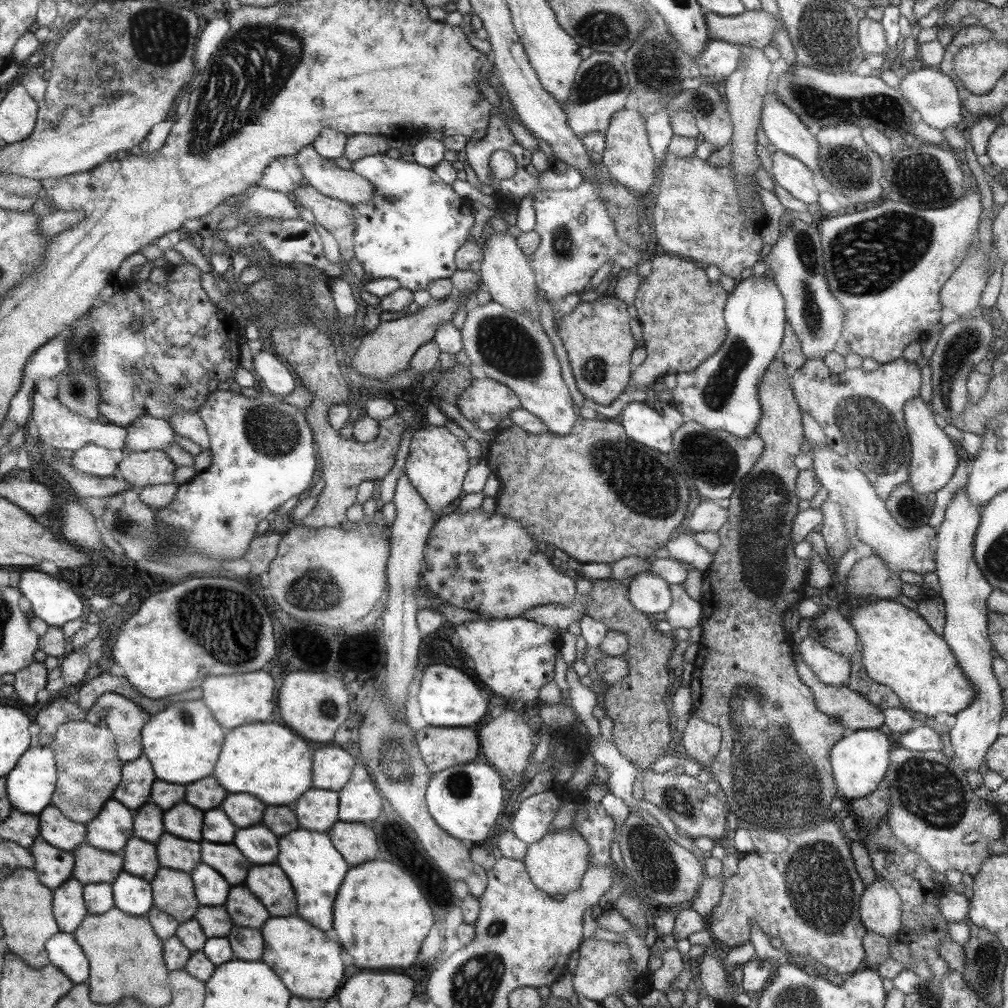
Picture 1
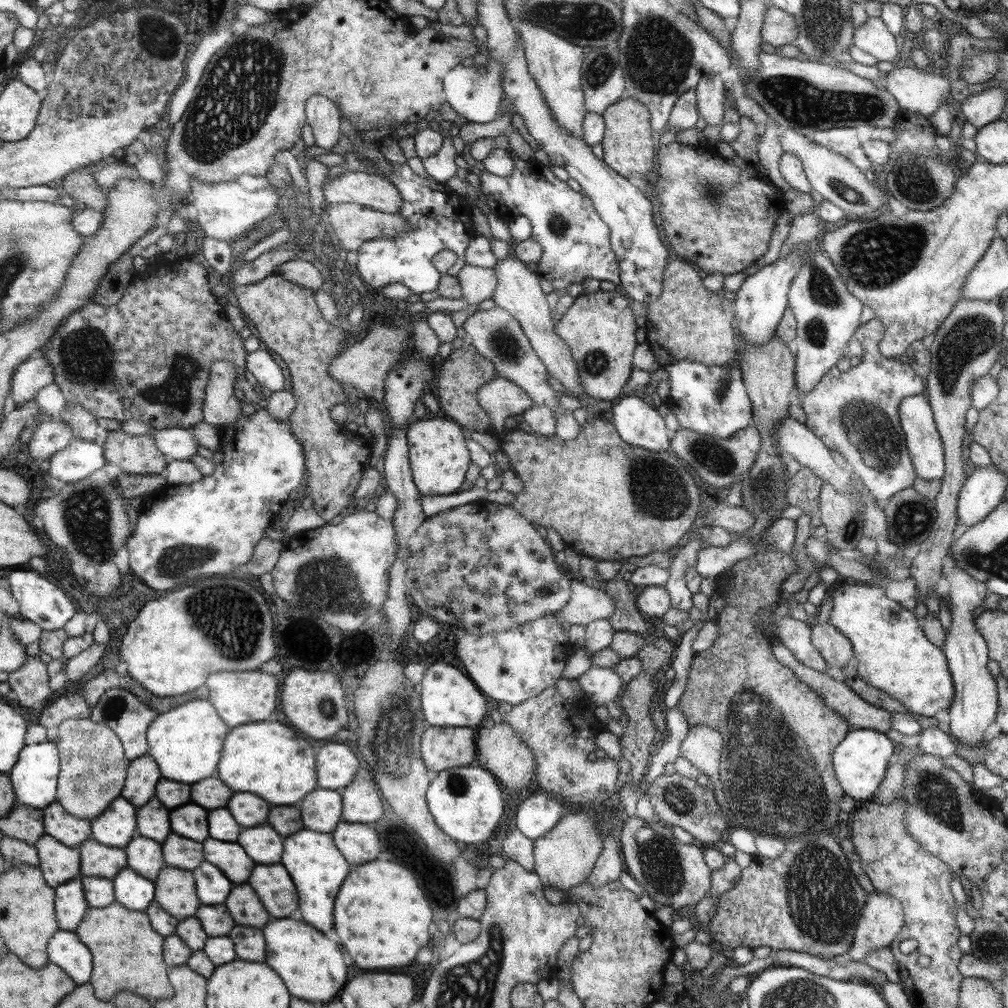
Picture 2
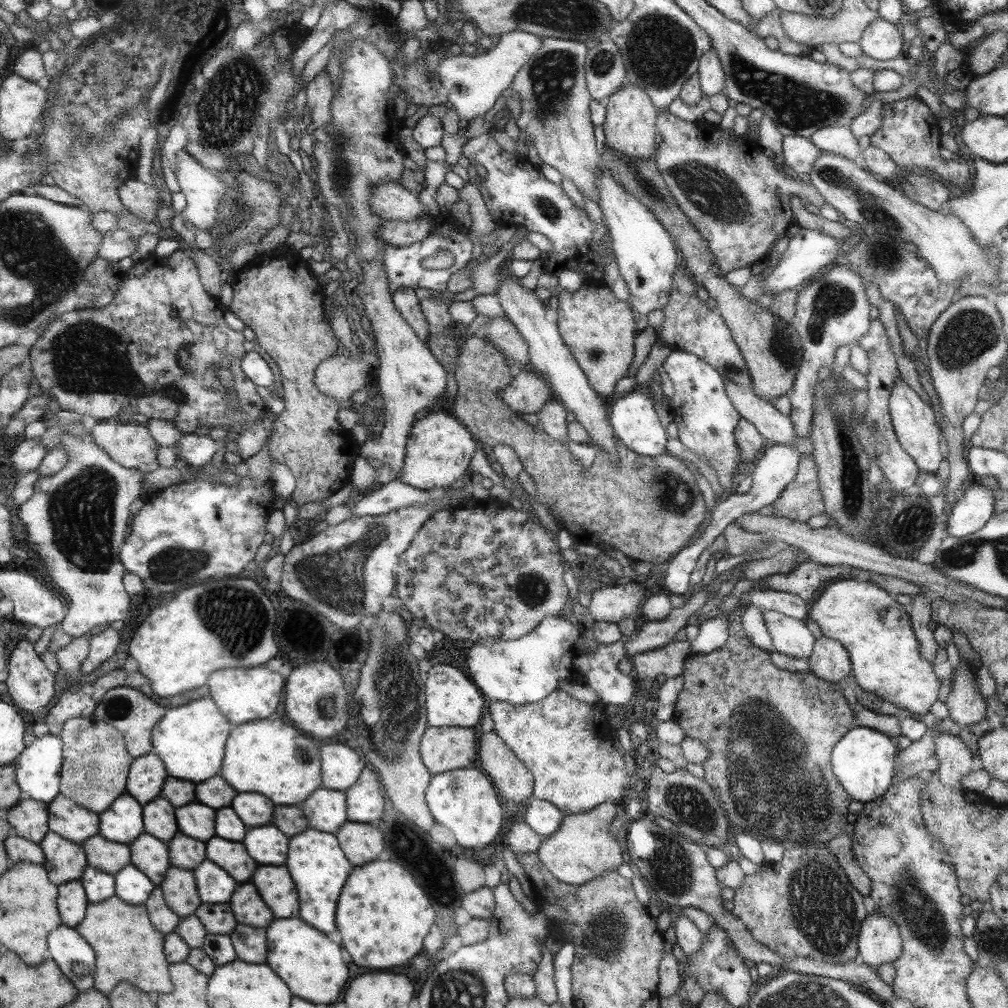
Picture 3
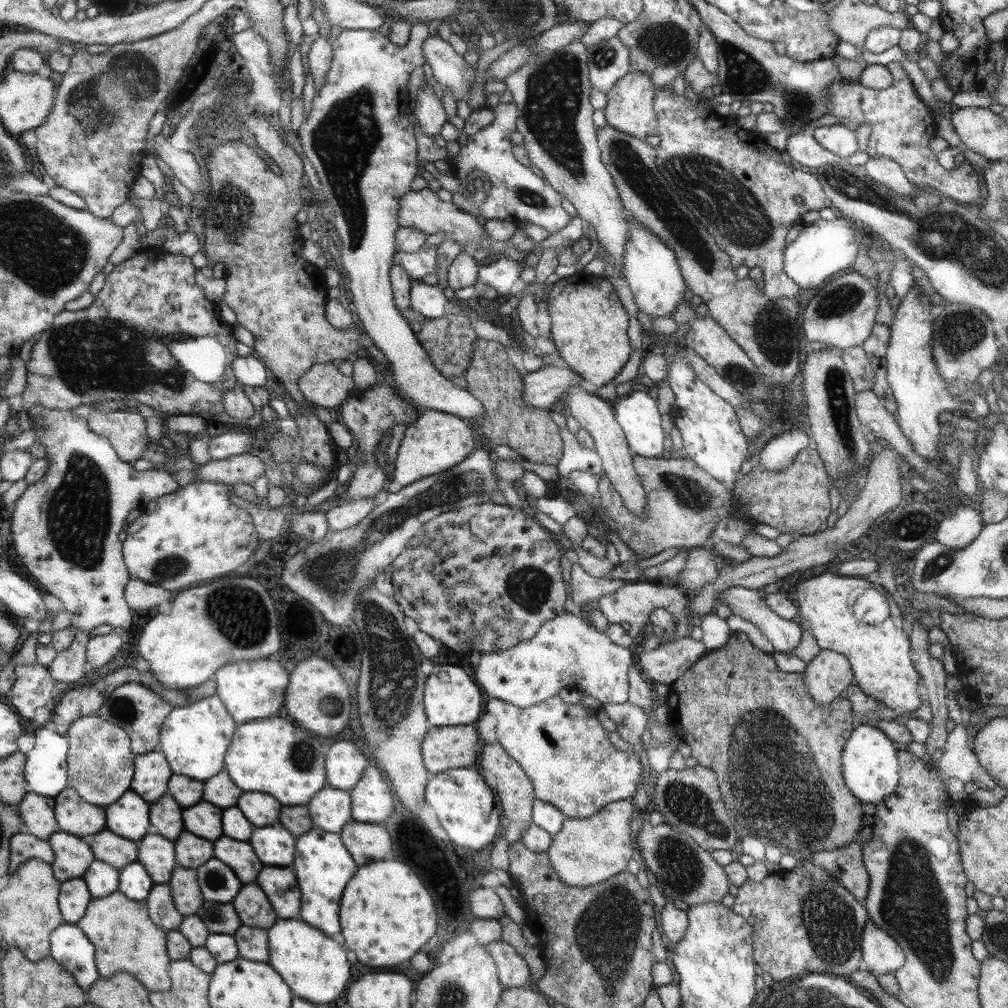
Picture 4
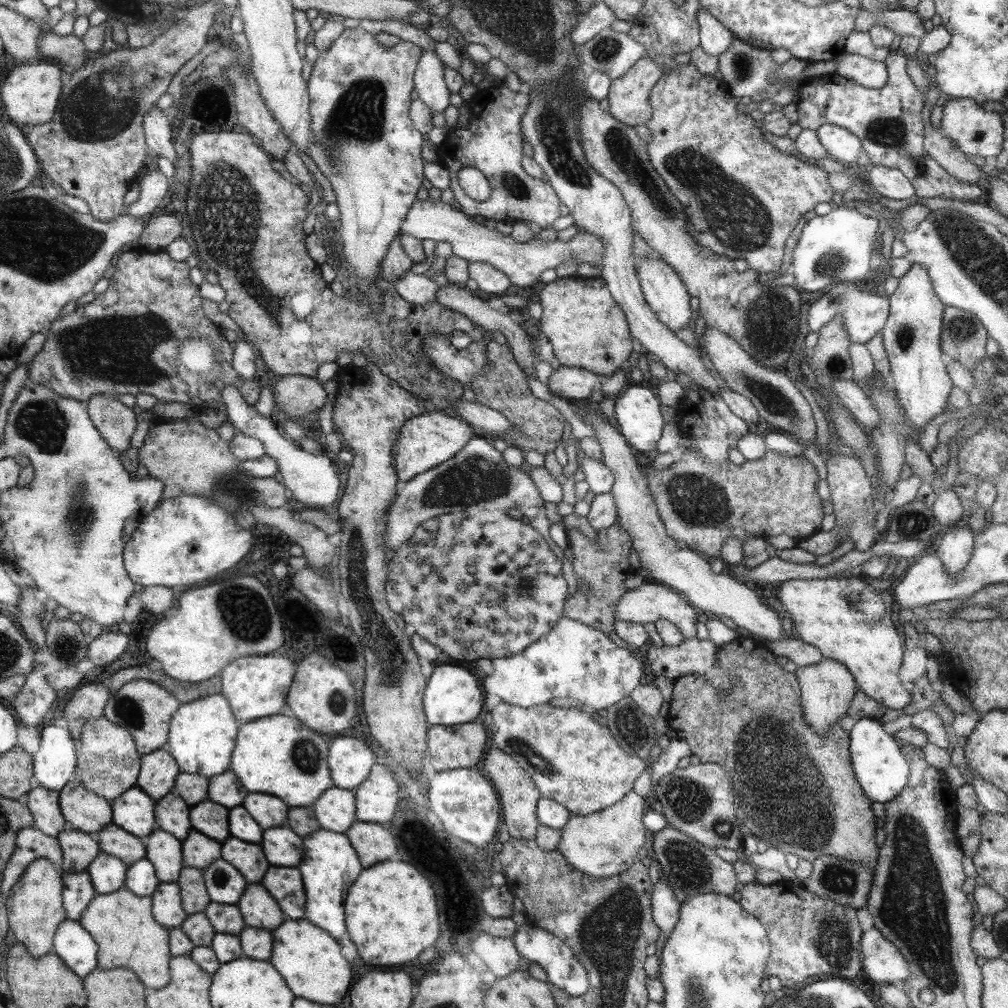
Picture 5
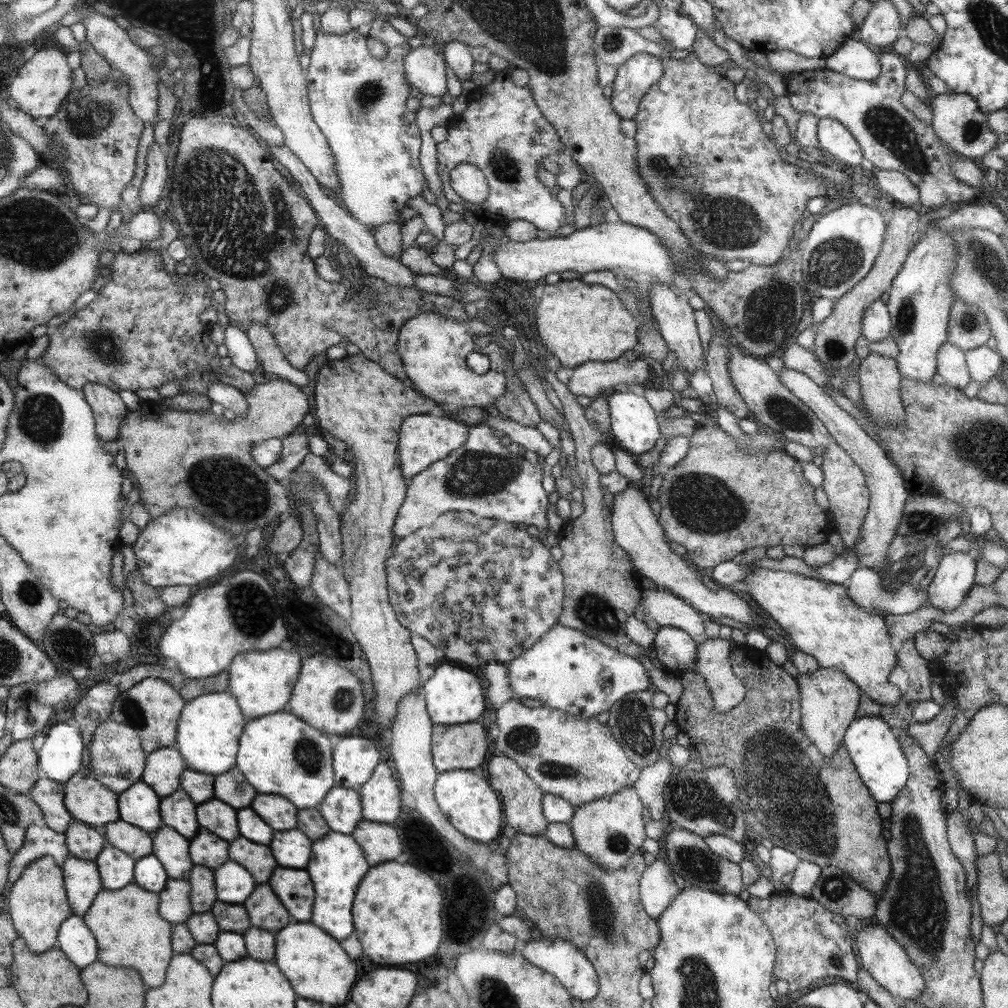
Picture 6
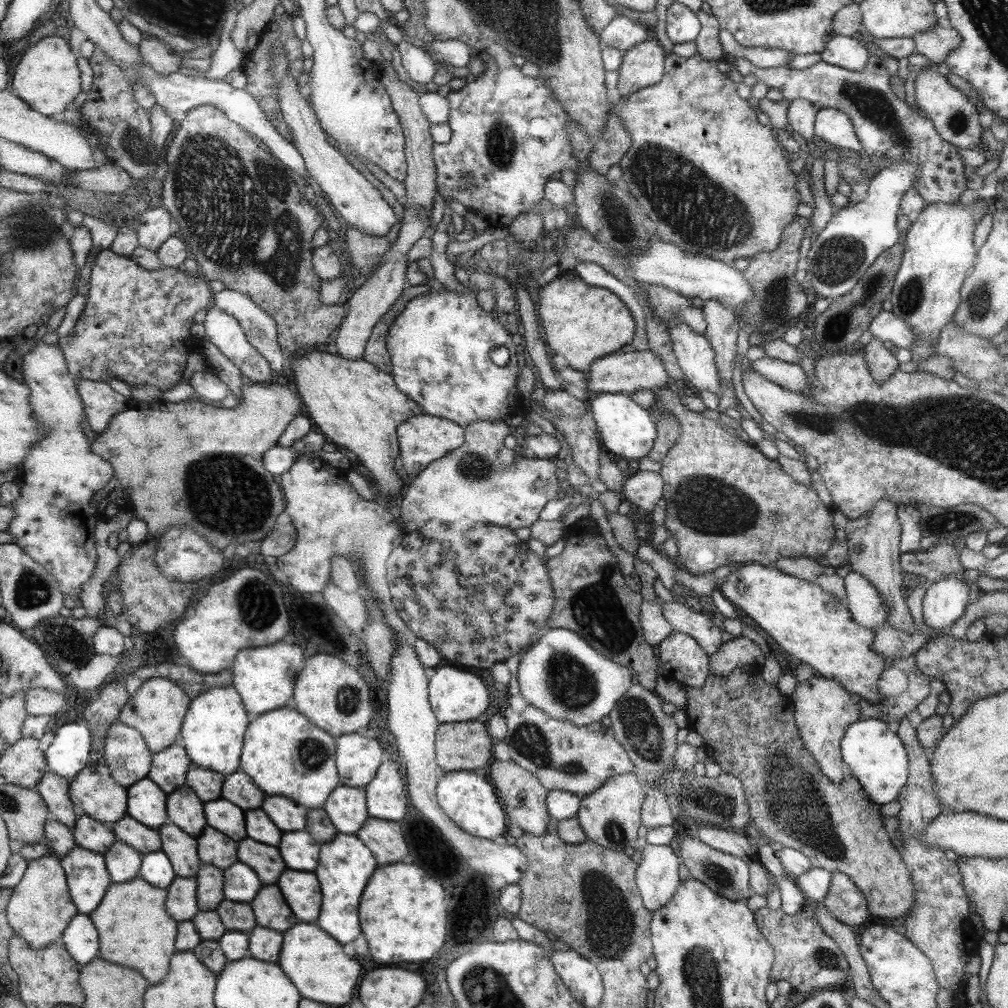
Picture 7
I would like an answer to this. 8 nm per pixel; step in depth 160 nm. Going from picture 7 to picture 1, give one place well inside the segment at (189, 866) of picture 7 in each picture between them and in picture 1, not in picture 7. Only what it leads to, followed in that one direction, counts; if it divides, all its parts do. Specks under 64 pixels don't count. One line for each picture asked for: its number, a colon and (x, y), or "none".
1: (140, 857)
2: (144, 856)
3: (148, 854)
4: (156, 853)
5: (164, 851)
6: (171, 848)

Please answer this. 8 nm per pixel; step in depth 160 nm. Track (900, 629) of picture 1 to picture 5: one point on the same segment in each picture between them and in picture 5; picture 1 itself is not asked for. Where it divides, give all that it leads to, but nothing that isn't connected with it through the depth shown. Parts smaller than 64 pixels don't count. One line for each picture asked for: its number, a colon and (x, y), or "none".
2: (892, 654)
3: (877, 633)
4: (879, 654)
5: (834, 615)

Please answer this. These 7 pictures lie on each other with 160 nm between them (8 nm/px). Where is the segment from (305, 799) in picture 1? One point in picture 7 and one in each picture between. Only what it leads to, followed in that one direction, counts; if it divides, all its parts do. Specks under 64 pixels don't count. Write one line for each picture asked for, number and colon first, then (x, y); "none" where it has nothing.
2: (321, 811)
3: (325, 811)
4: (331, 810)
5: (335, 811)
6: (341, 809)
7: (346, 808)

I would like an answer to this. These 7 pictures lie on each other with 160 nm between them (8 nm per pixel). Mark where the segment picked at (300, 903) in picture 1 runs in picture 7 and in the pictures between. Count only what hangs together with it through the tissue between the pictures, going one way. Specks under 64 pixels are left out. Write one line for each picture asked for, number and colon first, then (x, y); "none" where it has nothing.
2: (318, 869)
3: (319, 867)
4: (323, 865)
5: (330, 864)
6: (337, 864)
7: (344, 865)

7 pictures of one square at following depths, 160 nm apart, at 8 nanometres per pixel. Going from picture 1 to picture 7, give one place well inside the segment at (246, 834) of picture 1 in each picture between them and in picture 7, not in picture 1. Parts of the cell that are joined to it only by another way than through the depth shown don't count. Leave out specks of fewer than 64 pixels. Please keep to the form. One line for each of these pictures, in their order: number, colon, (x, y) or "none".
2: (262, 843)
3: (267, 845)
4: (276, 846)
5: (284, 848)
6: (293, 849)
7: (300, 851)

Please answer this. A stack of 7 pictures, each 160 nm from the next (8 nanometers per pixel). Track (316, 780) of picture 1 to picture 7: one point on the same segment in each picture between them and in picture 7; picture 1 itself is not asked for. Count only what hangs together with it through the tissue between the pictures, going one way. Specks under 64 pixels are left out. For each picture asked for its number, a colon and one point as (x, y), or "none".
2: (336, 766)
3: (340, 765)
4: (345, 762)
5: (350, 761)
6: (354, 759)
7: (358, 758)

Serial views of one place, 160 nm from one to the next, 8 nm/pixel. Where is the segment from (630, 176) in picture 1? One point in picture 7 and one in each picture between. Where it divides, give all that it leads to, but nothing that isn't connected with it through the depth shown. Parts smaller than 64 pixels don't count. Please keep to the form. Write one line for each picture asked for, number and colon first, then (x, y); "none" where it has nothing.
2: (626, 143)
3: (629, 123)
4: (629, 104)
5: (628, 96)
6: (633, 77)
7: (642, 64)

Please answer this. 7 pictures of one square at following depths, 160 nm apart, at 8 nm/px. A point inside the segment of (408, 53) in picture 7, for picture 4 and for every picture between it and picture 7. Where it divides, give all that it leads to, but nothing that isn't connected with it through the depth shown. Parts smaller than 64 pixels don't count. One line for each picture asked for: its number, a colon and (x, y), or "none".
4: (428, 111)
5: (432, 90)
6: (425, 69)

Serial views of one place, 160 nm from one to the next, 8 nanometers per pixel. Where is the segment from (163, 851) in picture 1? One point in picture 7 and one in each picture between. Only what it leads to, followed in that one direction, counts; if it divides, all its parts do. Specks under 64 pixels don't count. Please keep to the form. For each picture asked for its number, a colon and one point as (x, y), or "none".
2: (178, 852)
3: (185, 853)
4: (191, 851)
5: (199, 851)
6: (206, 849)
7: (213, 848)

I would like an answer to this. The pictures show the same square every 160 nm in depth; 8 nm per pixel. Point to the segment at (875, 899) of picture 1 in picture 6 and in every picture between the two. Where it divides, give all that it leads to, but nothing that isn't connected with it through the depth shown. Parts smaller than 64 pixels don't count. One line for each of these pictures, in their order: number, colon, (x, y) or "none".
2: (880, 921)
3: (880, 942)
4: (882, 955)
5: (883, 962)
6: (888, 963)

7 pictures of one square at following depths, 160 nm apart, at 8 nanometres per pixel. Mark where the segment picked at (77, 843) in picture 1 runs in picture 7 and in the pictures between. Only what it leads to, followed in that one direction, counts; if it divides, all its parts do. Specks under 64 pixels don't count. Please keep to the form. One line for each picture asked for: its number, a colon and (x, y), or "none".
2: (73, 831)
3: (73, 822)
4: (75, 815)
5: (90, 813)
6: (88, 800)
7: (95, 792)

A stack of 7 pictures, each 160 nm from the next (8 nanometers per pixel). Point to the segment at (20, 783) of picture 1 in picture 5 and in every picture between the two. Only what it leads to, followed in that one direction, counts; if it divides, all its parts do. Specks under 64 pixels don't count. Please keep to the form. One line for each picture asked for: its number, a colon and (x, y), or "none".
2: (35, 778)
3: (39, 767)
4: (47, 770)
5: (55, 763)

